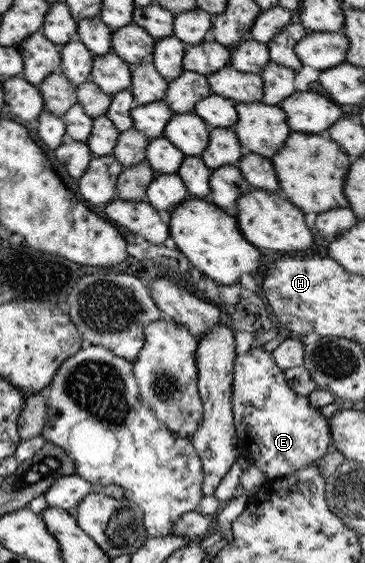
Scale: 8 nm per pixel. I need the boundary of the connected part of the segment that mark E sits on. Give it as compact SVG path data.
M249 348L244 354L236 355L232 367L231 414L235 435L239 442L240 451L245 453L244 458L259 467L266 479L279 479L299 469L327 452L332 444L327 419L321 415L318 407L313 408L307 397L297 395L289 389L281 371L270 358L270 354L260 348Z

